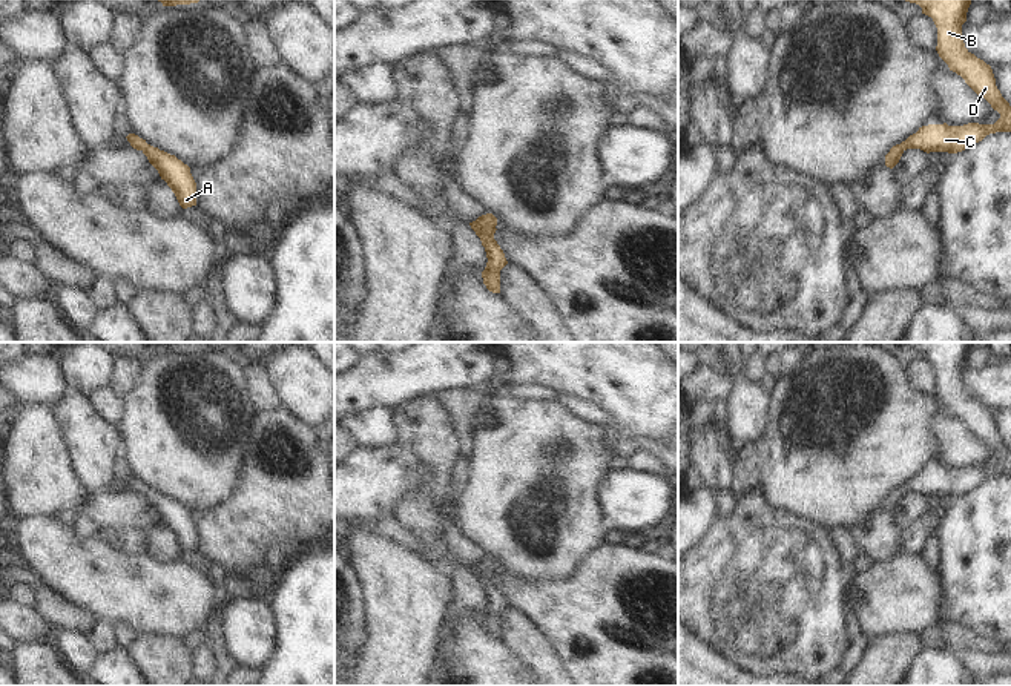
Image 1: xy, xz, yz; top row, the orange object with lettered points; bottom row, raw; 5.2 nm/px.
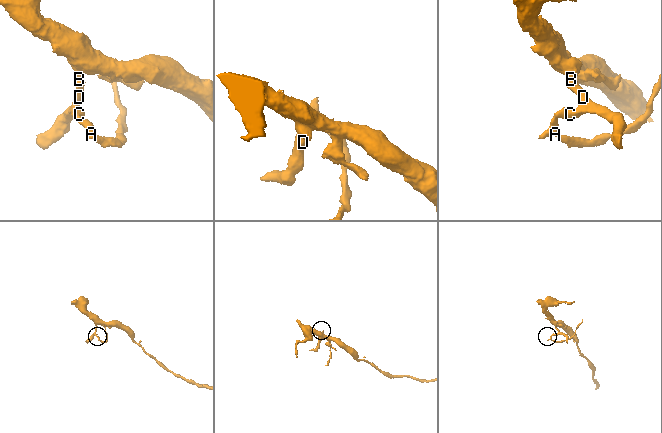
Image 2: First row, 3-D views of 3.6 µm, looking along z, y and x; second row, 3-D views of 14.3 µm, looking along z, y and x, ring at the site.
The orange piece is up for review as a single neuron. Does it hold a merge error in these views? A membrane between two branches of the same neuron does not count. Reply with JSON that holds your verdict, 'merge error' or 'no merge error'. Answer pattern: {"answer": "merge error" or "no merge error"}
{"answer": "no merge error"}

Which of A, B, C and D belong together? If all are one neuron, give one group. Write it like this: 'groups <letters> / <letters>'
groups A B C D

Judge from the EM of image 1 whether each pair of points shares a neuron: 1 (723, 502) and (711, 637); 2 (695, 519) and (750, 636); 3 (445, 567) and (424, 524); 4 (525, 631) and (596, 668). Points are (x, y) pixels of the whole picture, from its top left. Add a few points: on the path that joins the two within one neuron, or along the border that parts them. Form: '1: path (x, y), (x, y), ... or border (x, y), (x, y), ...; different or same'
1: border (738, 501), (729, 514), (718, 519); different
2: border (717, 517), (694, 548); different
3: path (437, 556), (428, 534); same
4: border (525, 616), (554, 649), (565, 669); different

